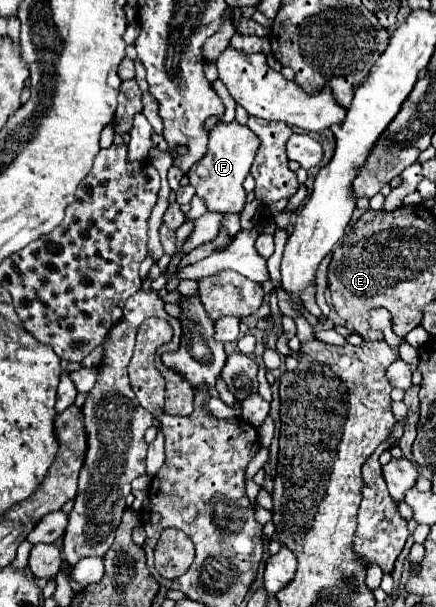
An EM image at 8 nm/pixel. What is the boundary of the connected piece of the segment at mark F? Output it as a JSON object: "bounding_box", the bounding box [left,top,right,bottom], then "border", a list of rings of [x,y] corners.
{"bounding_box":[187,120,259,236],"border":[[[219,120],[219,124],[215,124],[215,128],[211,128],[209,132],[207,154],[203,156],[203,160],[199,160],[199,164],[191,166],[191,172],[187,172],[191,184],[195,186],[197,194],[205,198],[209,210],[225,214],[221,226],[225,226],[231,236],[239,232],[239,212],[243,210],[247,196],[243,190],[243,180],[251,170],[257,150],[259,150],[259,136],[255,136],[251,128],[241,126],[237,120],[229,124]]]}

